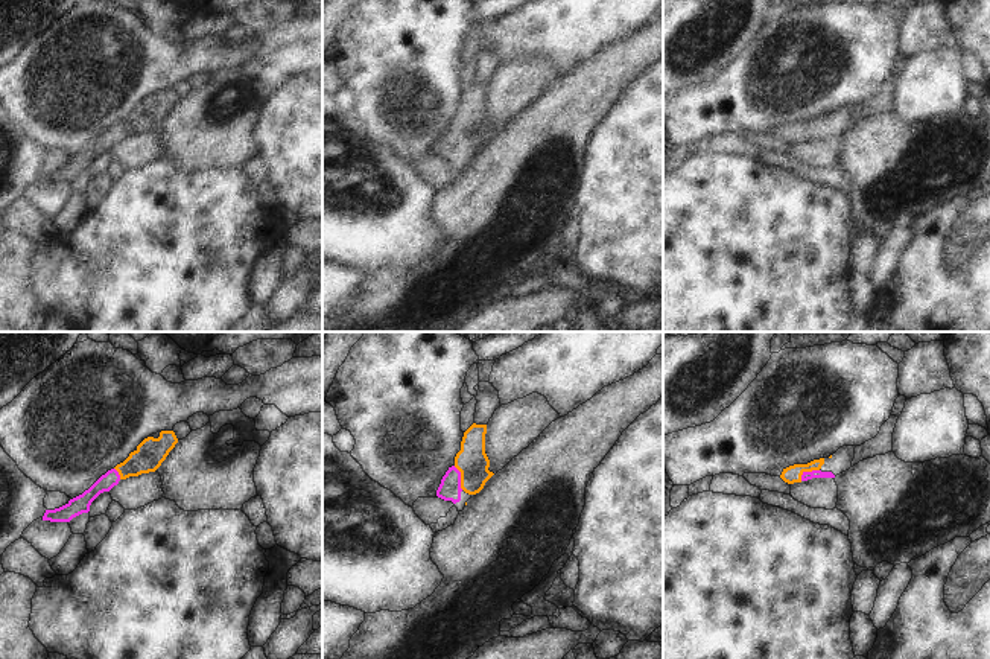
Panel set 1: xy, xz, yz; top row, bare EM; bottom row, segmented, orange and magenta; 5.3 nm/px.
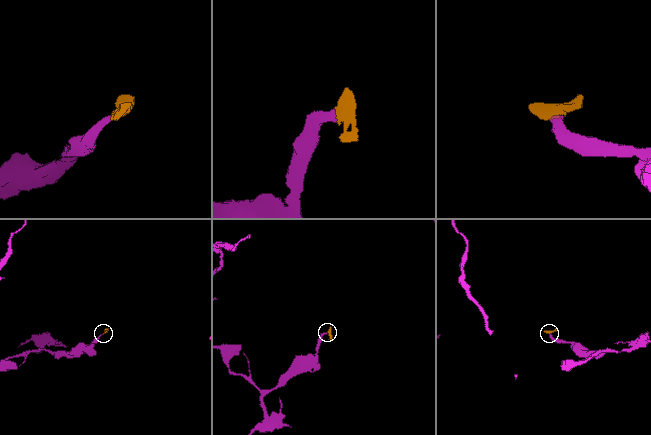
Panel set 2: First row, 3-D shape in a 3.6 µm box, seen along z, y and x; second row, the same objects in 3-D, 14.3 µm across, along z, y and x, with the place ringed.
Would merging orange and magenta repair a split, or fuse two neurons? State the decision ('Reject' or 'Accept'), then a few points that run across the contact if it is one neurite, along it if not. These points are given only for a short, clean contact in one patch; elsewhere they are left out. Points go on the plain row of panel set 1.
Accept. Line: yz (793, 133), (808, 130), (815, 133)

